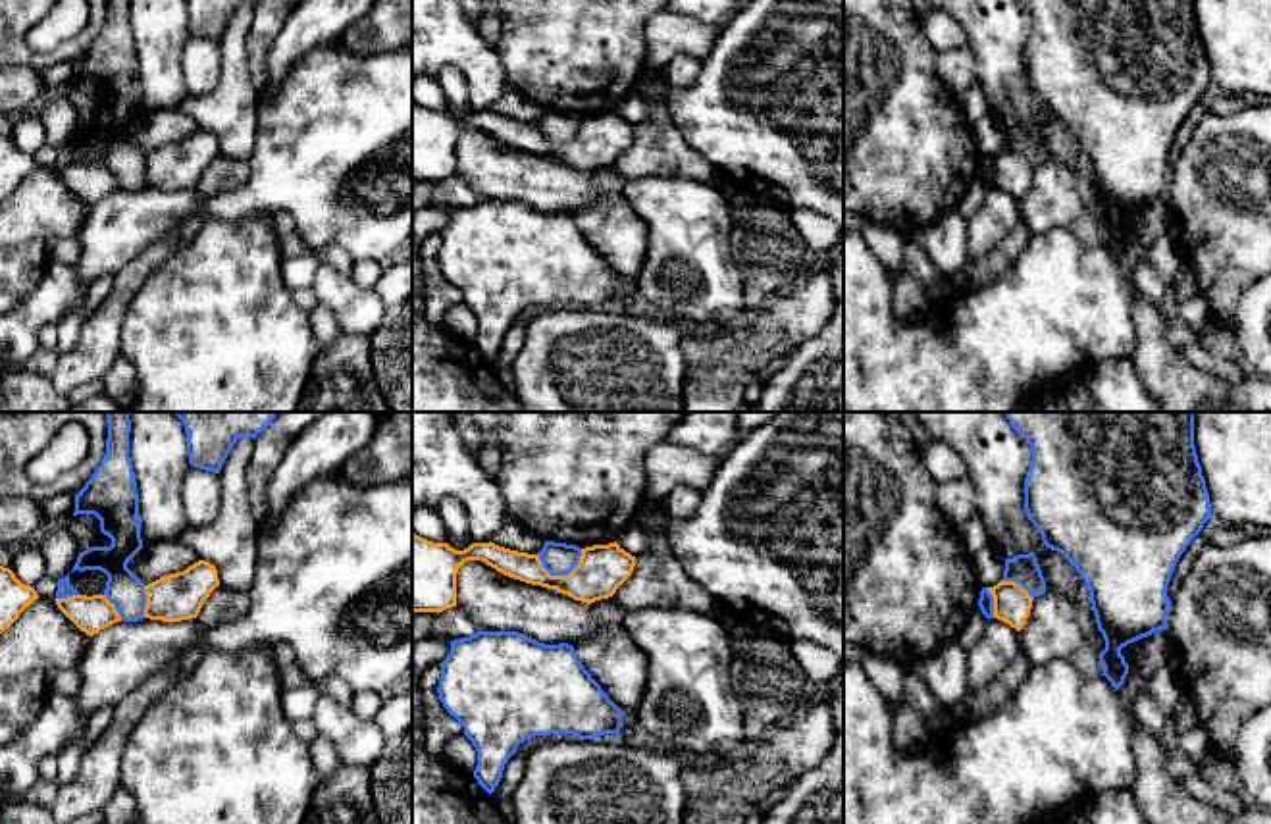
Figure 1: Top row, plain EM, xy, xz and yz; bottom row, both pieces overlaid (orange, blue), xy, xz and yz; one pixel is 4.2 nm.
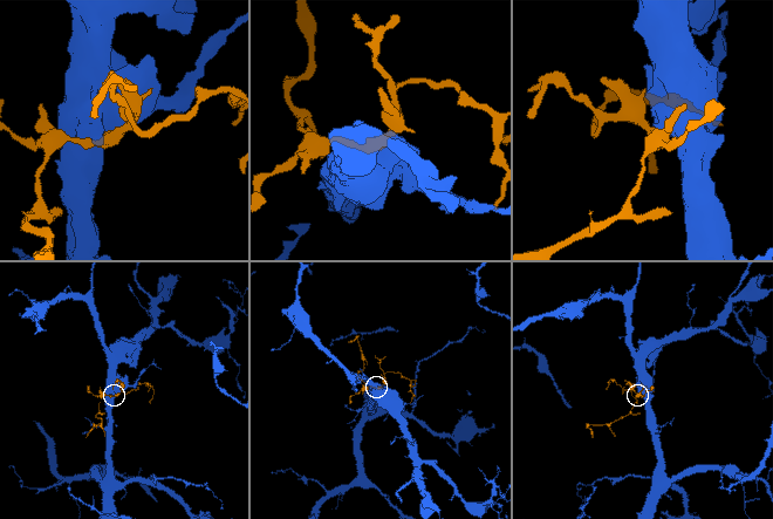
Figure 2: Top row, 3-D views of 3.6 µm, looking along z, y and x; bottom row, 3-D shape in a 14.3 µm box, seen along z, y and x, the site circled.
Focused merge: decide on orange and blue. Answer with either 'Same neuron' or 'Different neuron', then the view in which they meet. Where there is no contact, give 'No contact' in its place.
Different neuron. Touches orange in xz

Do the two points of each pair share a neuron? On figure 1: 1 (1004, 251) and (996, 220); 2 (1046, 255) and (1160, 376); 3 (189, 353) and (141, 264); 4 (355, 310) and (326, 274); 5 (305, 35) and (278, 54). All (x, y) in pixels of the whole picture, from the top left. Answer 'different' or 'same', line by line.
1: different
2: different
3: different
4: same
5: same

